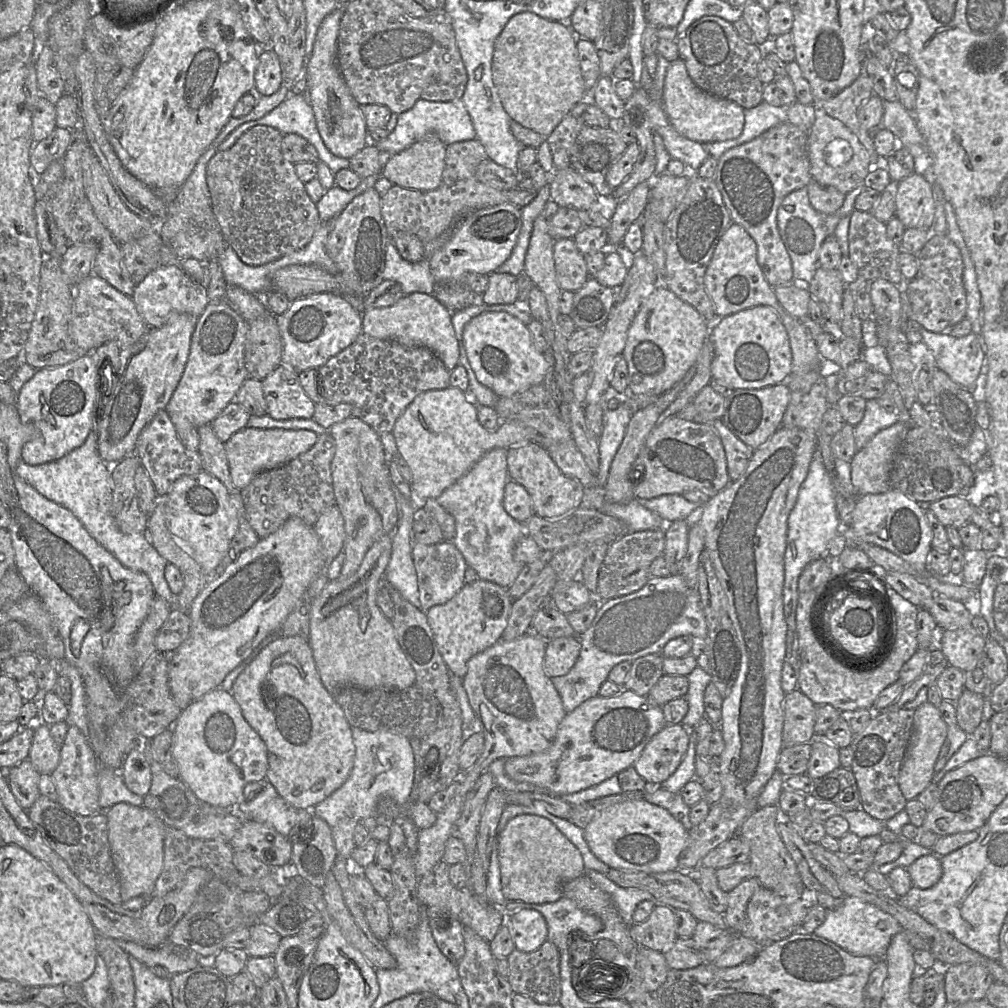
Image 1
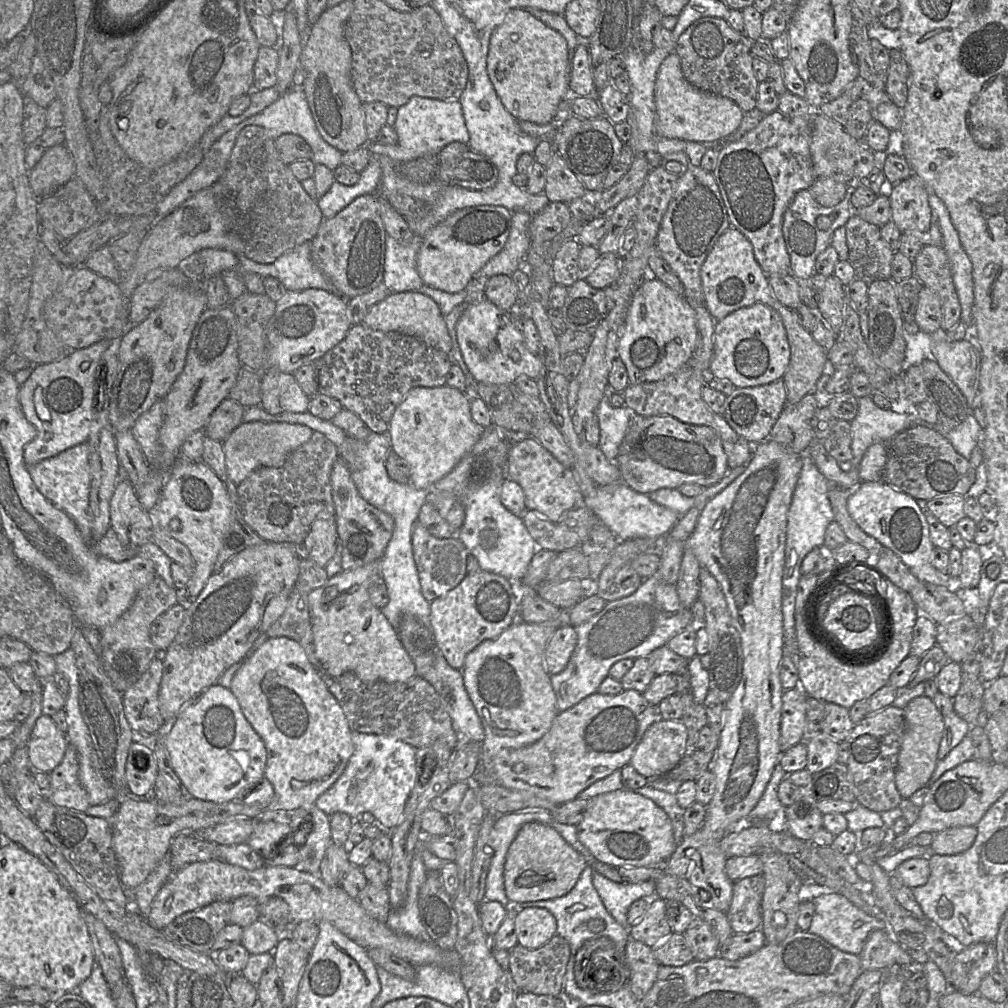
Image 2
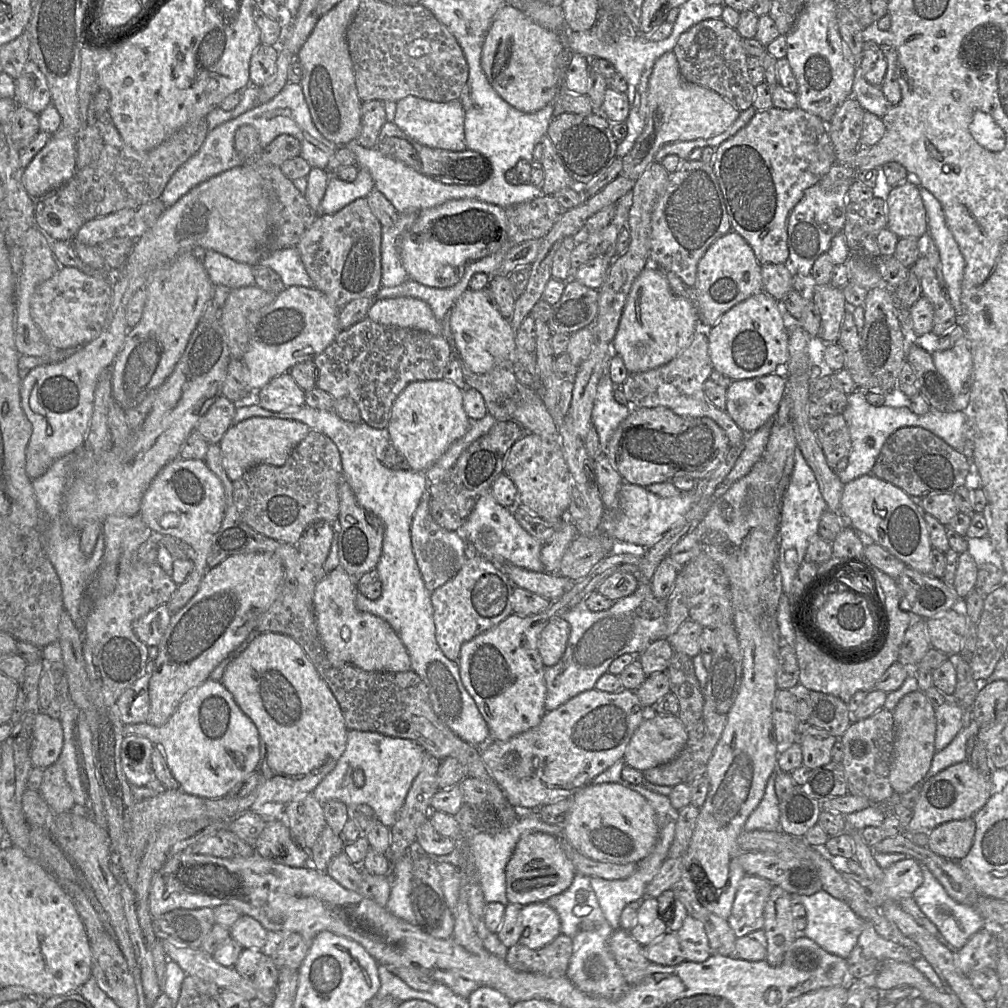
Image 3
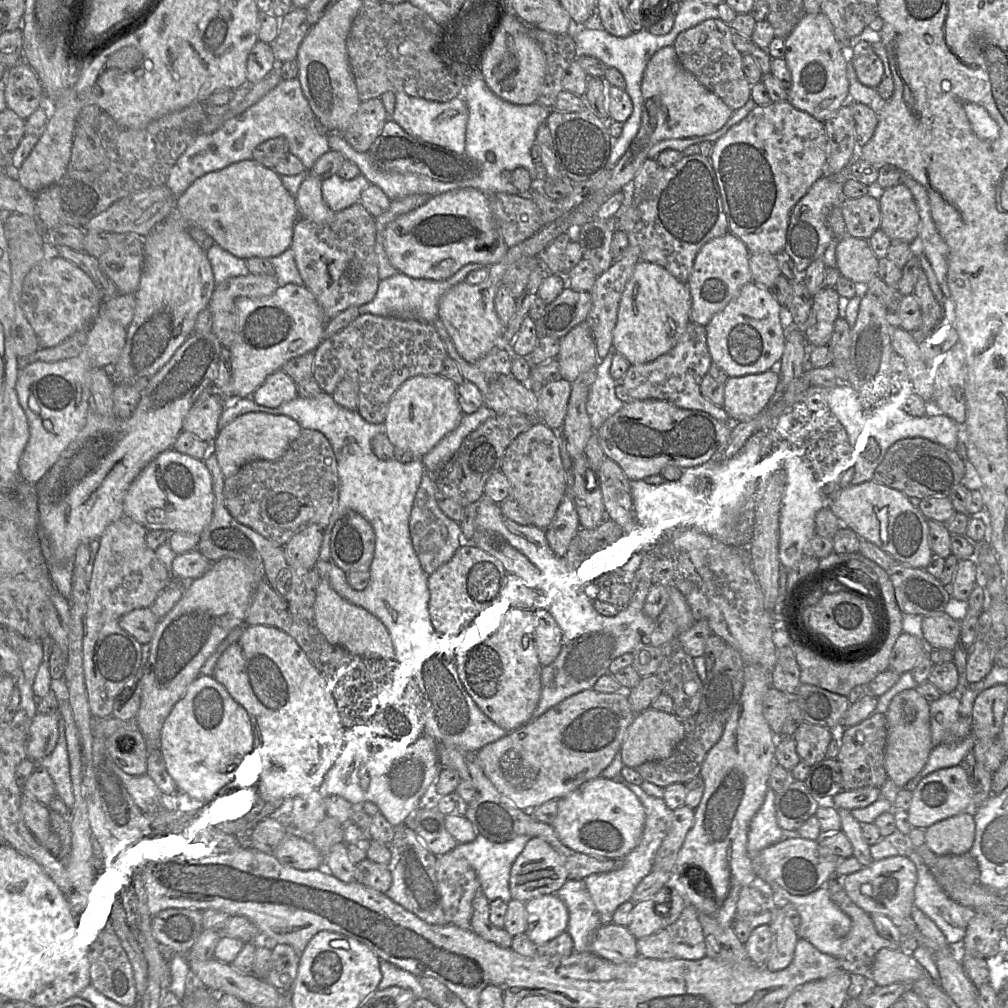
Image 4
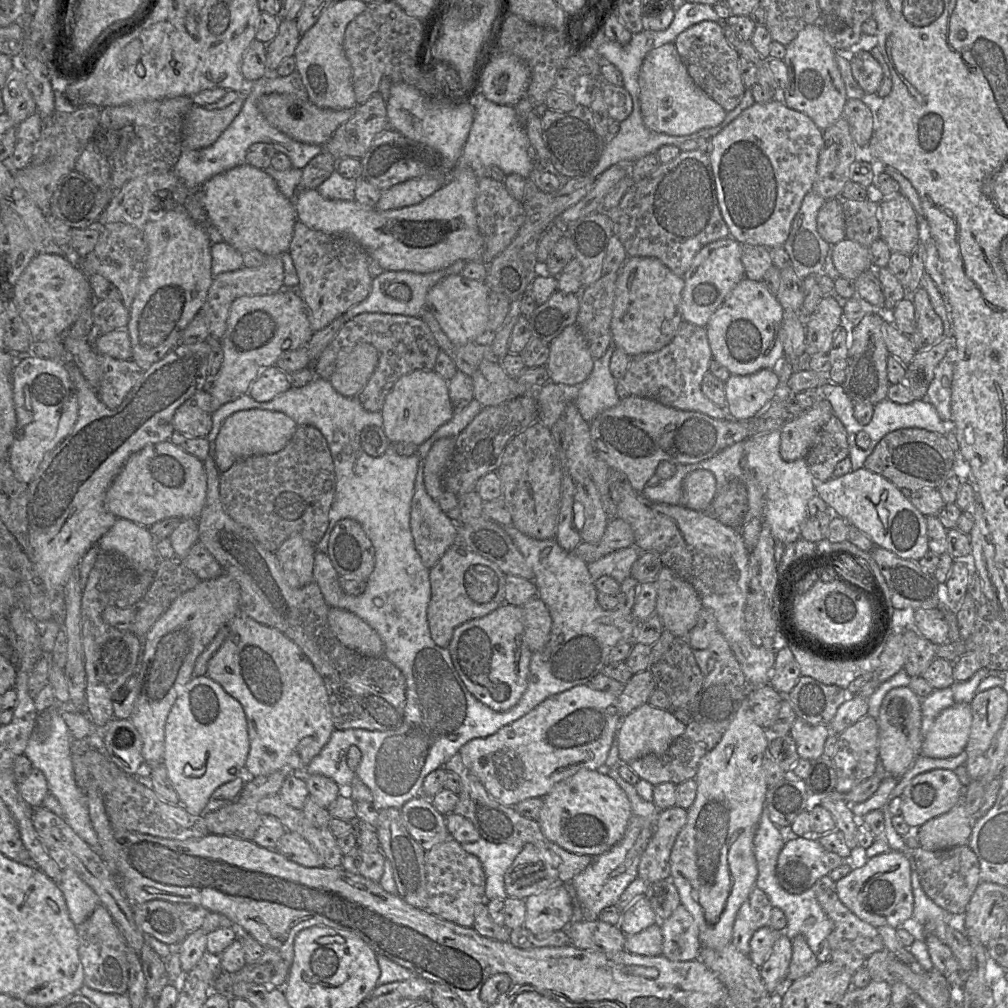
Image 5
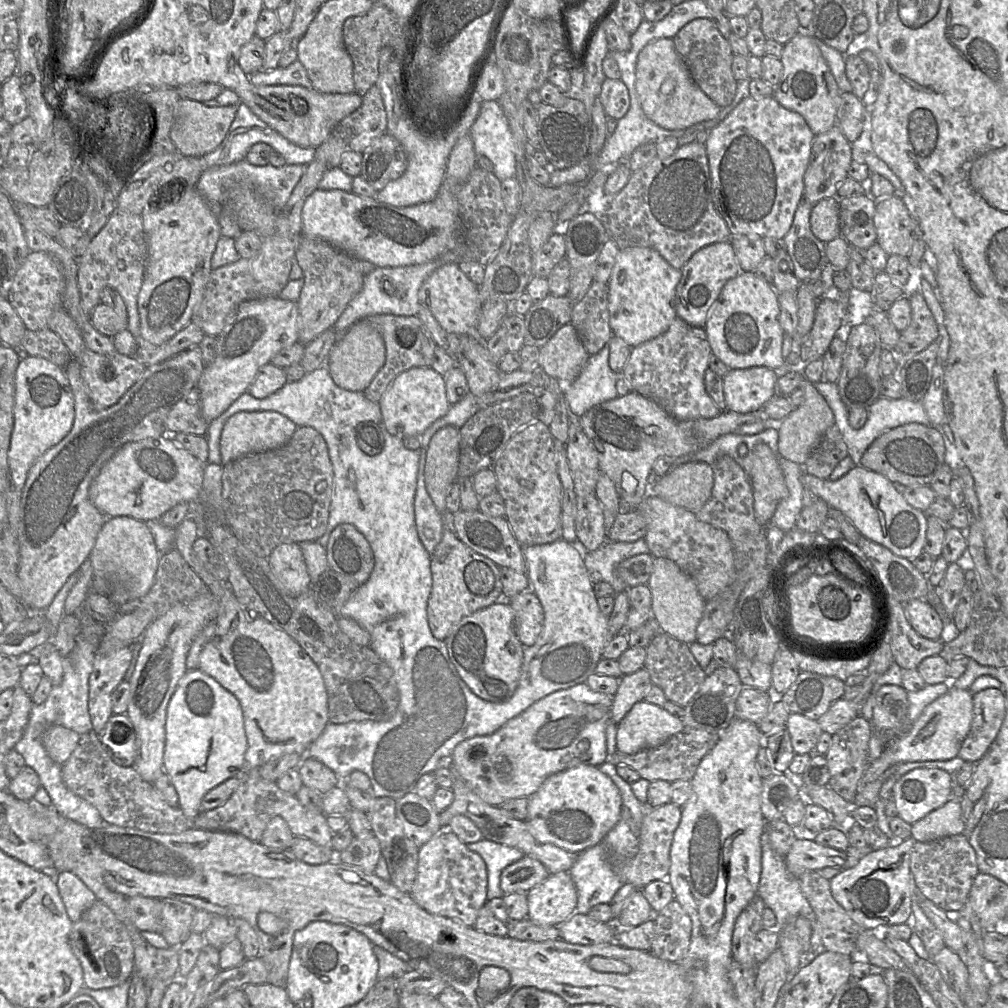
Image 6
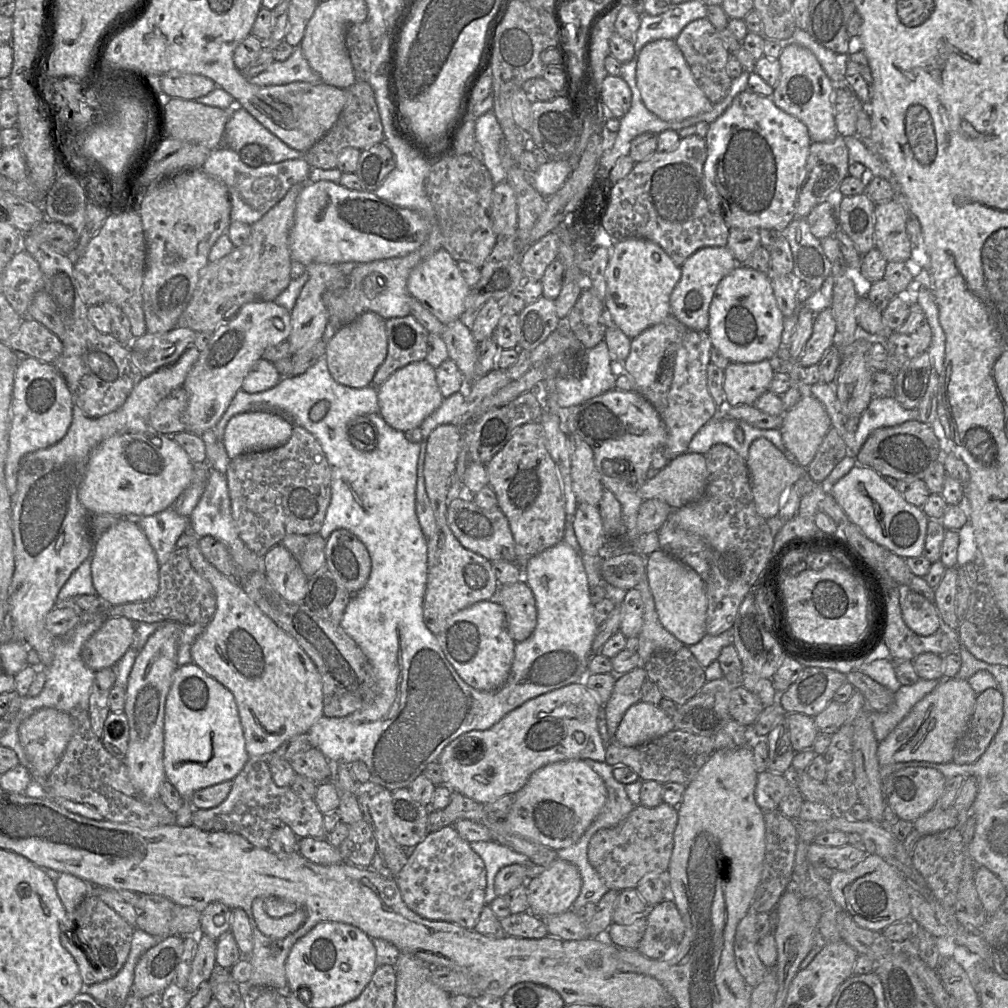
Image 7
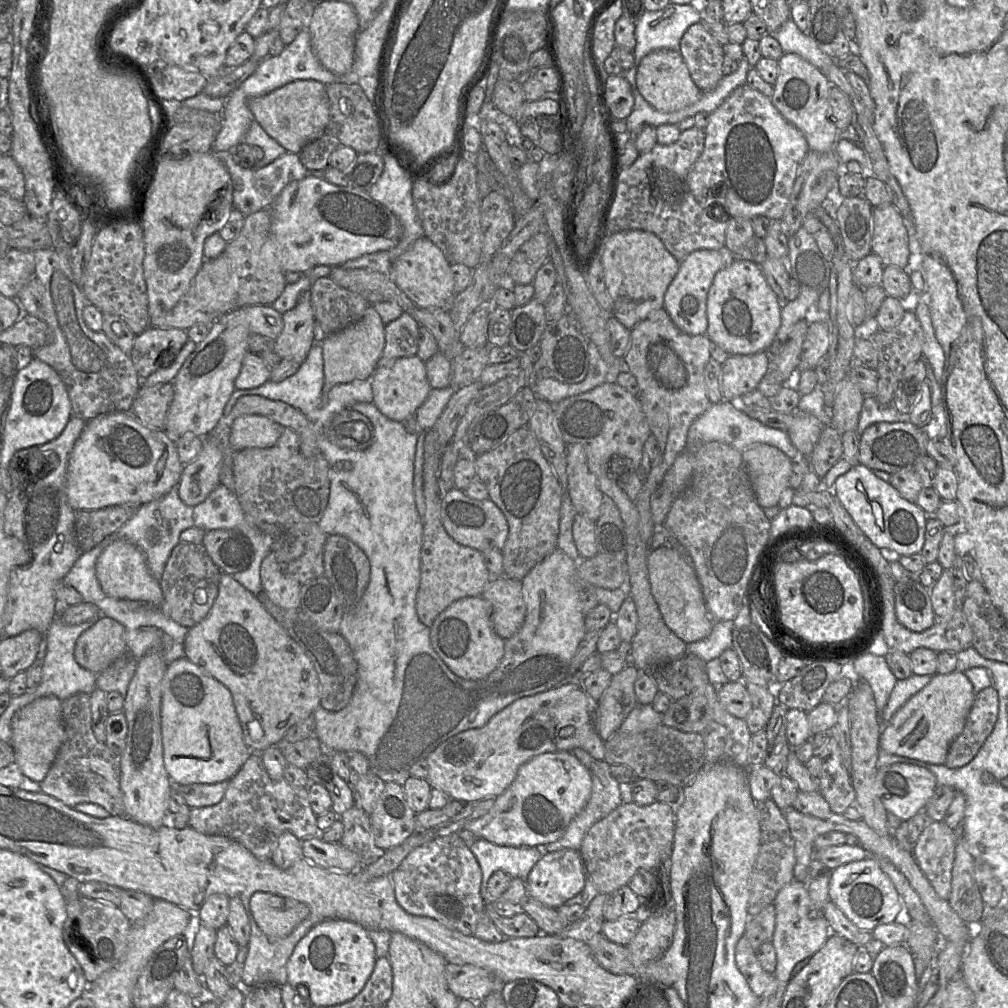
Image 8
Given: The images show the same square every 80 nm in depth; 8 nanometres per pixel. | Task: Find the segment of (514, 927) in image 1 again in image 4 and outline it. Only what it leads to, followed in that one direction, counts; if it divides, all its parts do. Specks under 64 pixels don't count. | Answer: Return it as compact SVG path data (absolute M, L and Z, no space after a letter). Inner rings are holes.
M546 894L525 902L525 935L535 944L544 944L565 932L569 914L556 894Z

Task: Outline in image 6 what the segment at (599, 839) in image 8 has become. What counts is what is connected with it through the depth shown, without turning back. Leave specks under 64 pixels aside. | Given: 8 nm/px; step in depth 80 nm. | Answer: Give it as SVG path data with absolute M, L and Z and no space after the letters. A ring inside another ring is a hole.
M672 802L649 809L642 820L636 854L630 859L618 857L614 853L608 855L612 868L624 883L632 884L636 889L642 889L650 882L662 880L668 876L670 869L670 848L674 832L680 823L681 810L680 806Z

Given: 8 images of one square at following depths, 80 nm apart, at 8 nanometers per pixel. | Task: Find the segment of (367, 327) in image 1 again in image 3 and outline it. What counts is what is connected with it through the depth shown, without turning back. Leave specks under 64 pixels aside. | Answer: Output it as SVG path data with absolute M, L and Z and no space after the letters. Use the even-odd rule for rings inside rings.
M413 297L375 299L367 317L384 325L442 335L442 324L435 318L430 306Z

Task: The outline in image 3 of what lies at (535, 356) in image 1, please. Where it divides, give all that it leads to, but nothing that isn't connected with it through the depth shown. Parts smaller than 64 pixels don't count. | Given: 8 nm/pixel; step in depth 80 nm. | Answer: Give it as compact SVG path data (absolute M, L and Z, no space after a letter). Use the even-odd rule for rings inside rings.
M488 286L481 290L468 288L464 291L449 311L449 318L457 352L472 372L484 374L509 360L522 363L534 375L535 354L517 348L516 330L500 313Z

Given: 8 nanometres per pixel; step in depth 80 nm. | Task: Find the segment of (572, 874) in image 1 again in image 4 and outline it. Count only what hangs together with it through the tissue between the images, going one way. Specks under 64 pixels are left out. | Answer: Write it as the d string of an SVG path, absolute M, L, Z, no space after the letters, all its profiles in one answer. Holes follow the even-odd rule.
M532 837L512 863L509 892L512 899L527 902L542 895L555 894L567 880L567 870L559 853L542 838Z

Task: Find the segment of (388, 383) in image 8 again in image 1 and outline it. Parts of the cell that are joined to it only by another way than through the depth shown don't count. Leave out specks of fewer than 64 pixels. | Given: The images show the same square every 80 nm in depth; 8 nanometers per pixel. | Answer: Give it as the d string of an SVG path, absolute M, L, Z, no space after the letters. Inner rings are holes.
M450 386L418 394L398 417L391 432L399 454L411 470L411 488L414 496L425 501L430 498L436 500L490 450L495 448L508 450L518 444L533 442L528 437L526 428L516 422L503 422L496 432L487 431L480 424L477 417L477 406L468 393L463 393L460 389Z

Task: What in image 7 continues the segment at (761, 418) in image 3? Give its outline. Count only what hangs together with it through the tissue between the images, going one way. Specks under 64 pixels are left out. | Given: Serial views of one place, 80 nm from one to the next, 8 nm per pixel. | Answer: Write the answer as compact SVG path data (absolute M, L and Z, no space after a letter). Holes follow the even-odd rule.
M769 360L755 363L729 362L724 370L723 390L729 406L753 403L766 391L774 376Z

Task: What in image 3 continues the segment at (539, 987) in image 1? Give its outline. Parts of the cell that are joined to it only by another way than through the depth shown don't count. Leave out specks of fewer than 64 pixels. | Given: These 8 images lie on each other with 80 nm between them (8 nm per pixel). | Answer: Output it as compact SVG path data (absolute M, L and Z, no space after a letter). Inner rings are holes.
M559 934L540 949L530 949L518 942L508 949L505 960L512 969L518 972L561 977L566 976L571 954L571 938Z

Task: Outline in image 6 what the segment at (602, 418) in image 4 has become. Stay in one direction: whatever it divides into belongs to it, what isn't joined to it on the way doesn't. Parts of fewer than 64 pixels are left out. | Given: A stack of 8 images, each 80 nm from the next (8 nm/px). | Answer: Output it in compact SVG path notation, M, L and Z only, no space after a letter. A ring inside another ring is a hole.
M607 343L598 353L590 355L579 376L564 387L570 412L583 415L592 407L617 398L618 375L609 366L610 347Z

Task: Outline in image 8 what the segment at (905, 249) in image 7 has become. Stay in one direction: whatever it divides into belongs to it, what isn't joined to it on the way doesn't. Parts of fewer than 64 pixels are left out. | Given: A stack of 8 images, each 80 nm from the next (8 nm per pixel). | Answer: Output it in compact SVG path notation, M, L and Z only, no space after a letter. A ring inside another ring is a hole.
M891 202L873 208L871 250L884 266L905 268L908 264L908 234L901 214Z

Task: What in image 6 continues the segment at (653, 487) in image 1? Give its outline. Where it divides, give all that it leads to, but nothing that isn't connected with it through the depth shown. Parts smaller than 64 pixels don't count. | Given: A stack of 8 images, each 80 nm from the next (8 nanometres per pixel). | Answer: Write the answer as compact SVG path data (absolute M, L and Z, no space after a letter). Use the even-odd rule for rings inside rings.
M632 391L625 396L618 396L615 399L602 402L592 407L580 416L580 423L583 431L591 440L597 451L600 472L604 472L609 476L615 485L623 505L625 507L631 507L631 509L636 509L643 501L644 497L650 494L649 487L651 484L647 483L647 479L649 474L653 471L653 464L657 458L661 456L678 458L707 447L724 434L756 435L770 426L770 420L766 418L761 411L743 414L725 409L721 411L718 416L713 418L678 420L667 413L652 399ZM624 472L631 474L633 479L637 481L637 486L633 493L628 493L622 486L622 475Z

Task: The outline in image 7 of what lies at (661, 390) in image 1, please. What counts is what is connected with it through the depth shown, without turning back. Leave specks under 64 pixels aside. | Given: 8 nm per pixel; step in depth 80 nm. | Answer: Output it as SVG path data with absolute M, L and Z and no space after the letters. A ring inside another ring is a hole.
M642 238L616 241L605 272L607 292L605 307L611 321L630 339L671 314L670 296L681 278L681 266L675 264L656 242Z

